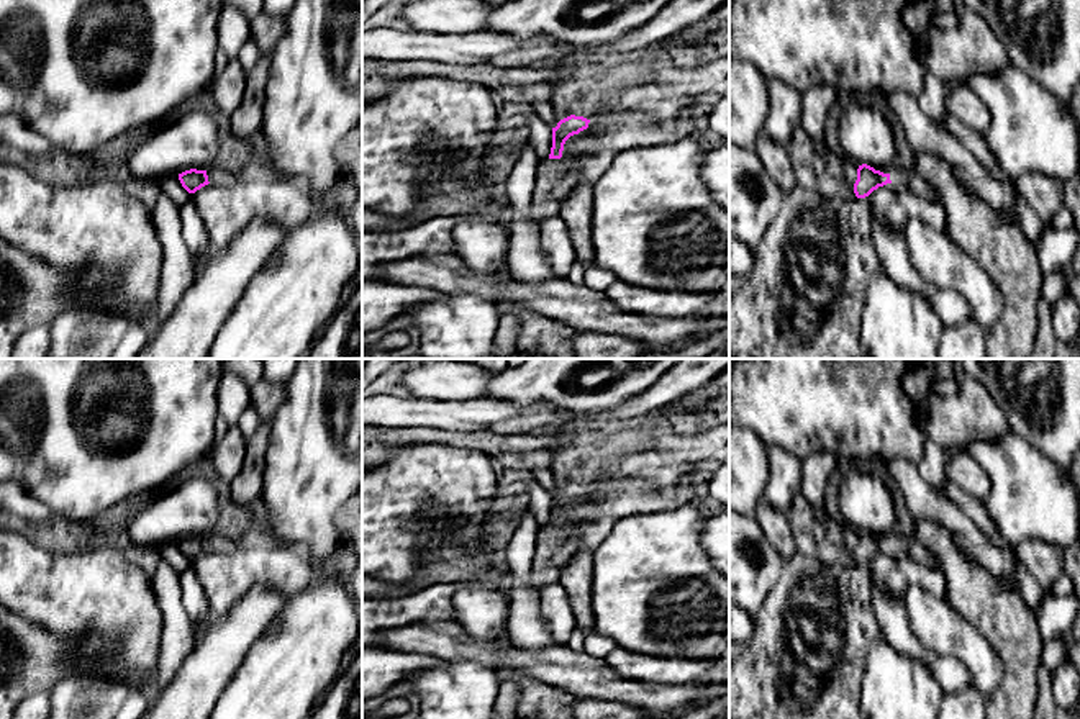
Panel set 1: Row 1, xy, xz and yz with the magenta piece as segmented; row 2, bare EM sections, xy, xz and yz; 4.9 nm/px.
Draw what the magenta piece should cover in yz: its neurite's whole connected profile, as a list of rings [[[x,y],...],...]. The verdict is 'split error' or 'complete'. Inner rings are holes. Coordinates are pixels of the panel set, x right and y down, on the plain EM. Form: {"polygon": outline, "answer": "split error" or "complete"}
{"polygon": [[[798,495],[787,513],[796,550],[824,563],[865,565],[878,554],[892,550],[890,540],[834,521],[823,508],[811,506]]], "answer": "split error"}

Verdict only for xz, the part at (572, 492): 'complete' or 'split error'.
split error

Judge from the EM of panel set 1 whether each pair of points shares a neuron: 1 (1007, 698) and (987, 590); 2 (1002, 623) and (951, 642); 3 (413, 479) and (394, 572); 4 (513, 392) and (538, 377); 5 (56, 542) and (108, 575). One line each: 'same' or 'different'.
1: same
2: different
3: same
4: same
5: different

